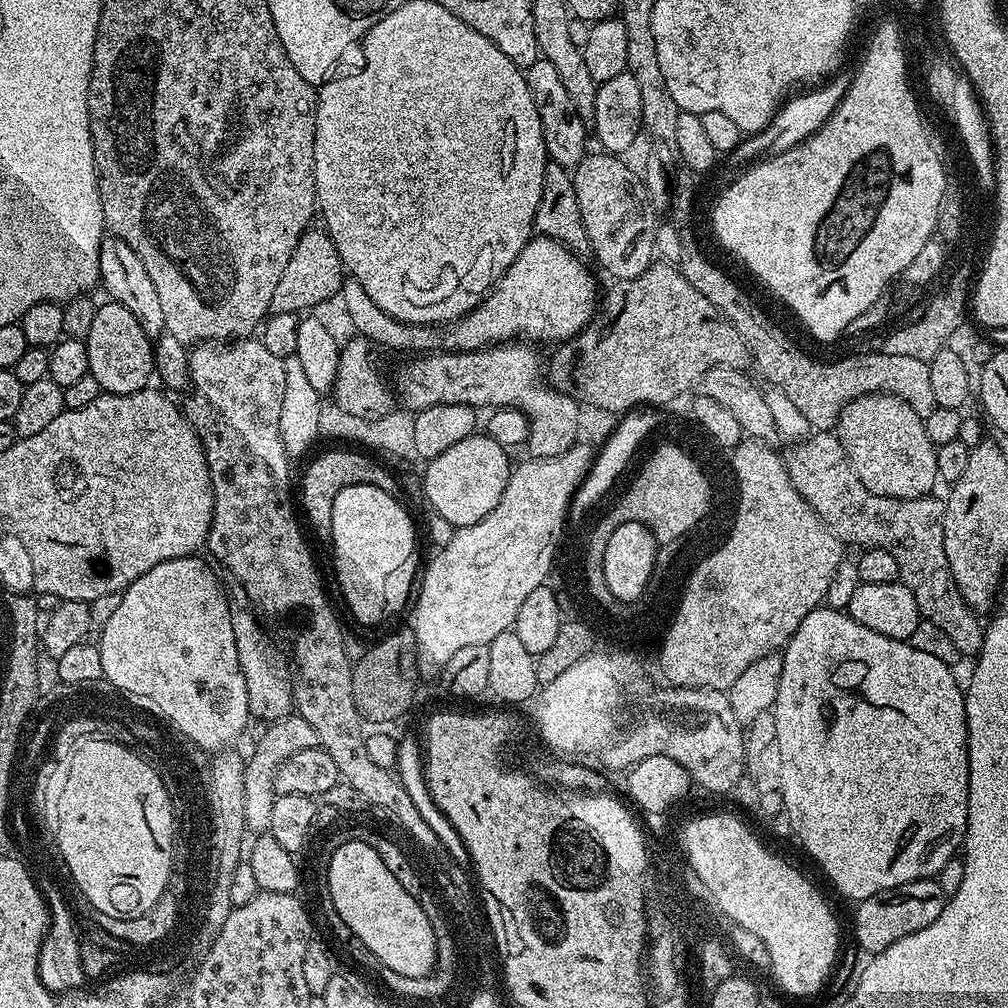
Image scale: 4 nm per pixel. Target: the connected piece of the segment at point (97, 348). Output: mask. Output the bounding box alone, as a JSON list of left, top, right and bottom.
[87,302,154,396]

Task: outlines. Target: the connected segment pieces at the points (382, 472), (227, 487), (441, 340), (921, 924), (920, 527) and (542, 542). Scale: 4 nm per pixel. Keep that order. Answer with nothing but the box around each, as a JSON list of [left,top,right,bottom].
[[298,446,400,542],[182,338,405,801],[342,235,598,354],[852,878,948,954],[786,430,985,657],[410,442,594,673]]

